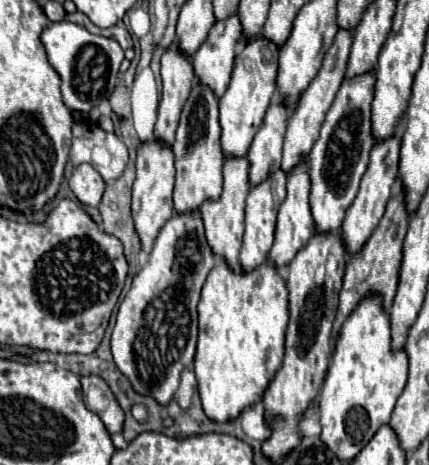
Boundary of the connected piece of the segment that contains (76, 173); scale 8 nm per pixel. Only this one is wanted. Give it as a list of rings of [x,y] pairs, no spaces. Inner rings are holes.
[[[81,164],[73,170],[73,174],[69,178],[69,188],[73,190],[73,194],[77,196],[77,200],[81,204],[97,206],[103,196],[105,182],[91,164]]]

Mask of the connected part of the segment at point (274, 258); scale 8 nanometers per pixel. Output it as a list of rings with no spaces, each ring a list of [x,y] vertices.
[[[303,156],[299,160],[299,164],[295,168],[289,170],[289,180],[287,180],[287,198],[279,208],[279,216],[277,216],[277,230],[275,230],[275,244],[269,252],[269,260],[273,262],[273,266],[283,266],[289,264],[295,254],[309,242],[309,238],[313,236],[313,216],[311,216],[311,208],[309,208],[309,192],[311,192],[311,178],[307,174],[307,156]]]

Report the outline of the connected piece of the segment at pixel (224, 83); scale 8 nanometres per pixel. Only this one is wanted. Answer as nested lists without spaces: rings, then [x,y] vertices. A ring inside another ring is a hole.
[[[231,14],[231,16],[227,16],[225,20],[217,20],[217,22],[213,24],[213,28],[209,30],[203,46],[199,46],[199,50],[193,54],[195,74],[201,78],[203,84],[211,86],[217,96],[223,96],[225,88],[229,86],[235,50],[237,50],[237,44],[239,44],[241,40],[243,40],[243,24],[239,22],[239,14]]]

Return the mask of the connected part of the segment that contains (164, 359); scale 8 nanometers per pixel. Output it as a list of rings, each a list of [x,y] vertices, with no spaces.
[[[199,210],[175,212],[155,240],[149,264],[133,278],[131,290],[119,306],[111,334],[113,360],[139,394],[153,396],[159,404],[173,398],[183,368],[193,364],[199,332],[197,304],[215,260],[211,246],[207,246]]]

